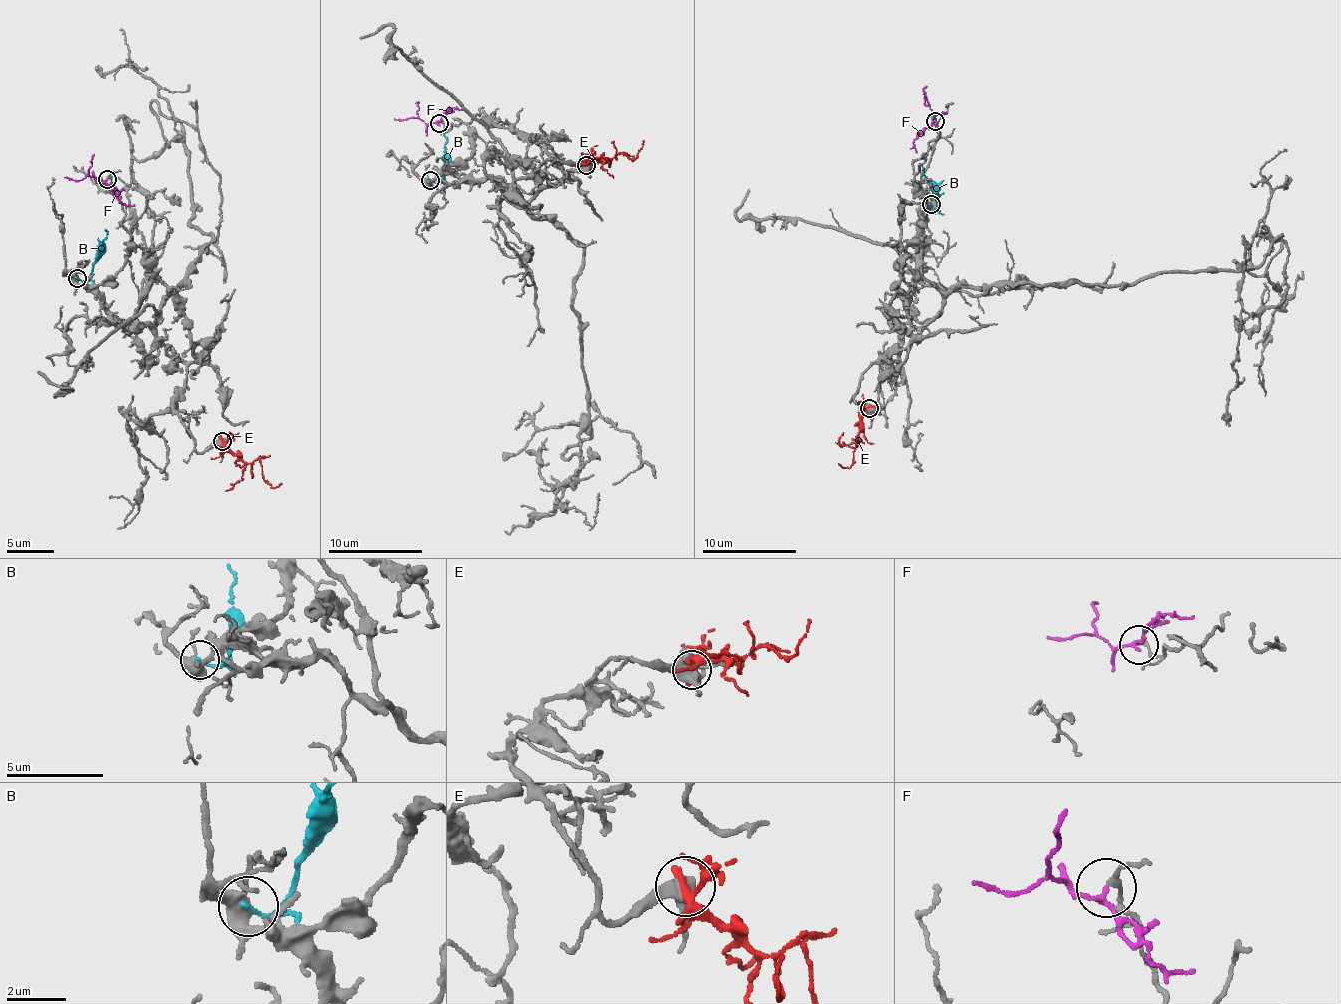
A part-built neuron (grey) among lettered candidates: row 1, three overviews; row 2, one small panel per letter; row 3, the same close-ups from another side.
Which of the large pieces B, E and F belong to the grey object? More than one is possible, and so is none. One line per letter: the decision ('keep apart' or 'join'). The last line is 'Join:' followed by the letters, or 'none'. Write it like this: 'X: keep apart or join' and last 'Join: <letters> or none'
B: keep apart
E: keep apart
F: keep apart
Join: none

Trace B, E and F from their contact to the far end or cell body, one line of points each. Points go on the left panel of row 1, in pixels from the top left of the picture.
B: (78, 278), (85, 281), (91, 273), (97, 246), (106, 238), (104, 229)
E: (222, 441), (245, 463), (257, 459), (263, 477), (270, 485), (280, 483)
F: (106, 179), (97, 181), (88, 175), (93, 155)

